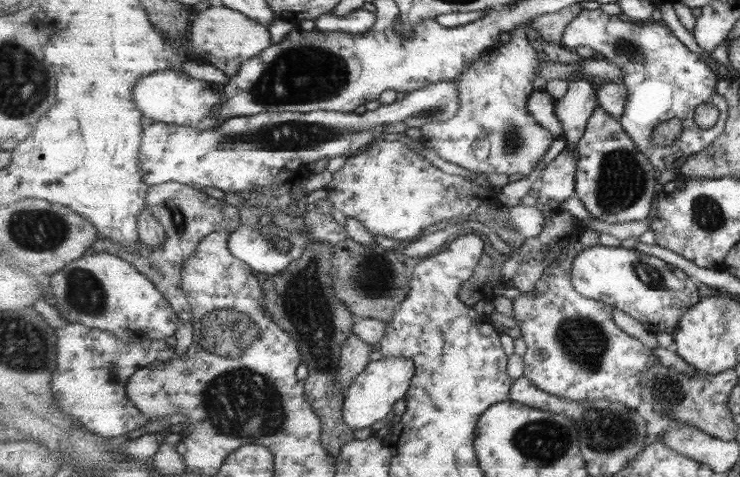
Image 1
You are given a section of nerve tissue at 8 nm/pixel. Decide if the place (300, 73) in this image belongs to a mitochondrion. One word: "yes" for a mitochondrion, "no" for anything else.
yes

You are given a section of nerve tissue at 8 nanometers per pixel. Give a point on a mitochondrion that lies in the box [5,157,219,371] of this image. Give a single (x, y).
(34, 229)

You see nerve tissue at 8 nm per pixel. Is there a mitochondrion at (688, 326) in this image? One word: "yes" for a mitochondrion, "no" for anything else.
no

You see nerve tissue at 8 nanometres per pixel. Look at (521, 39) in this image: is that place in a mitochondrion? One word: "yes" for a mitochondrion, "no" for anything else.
no

